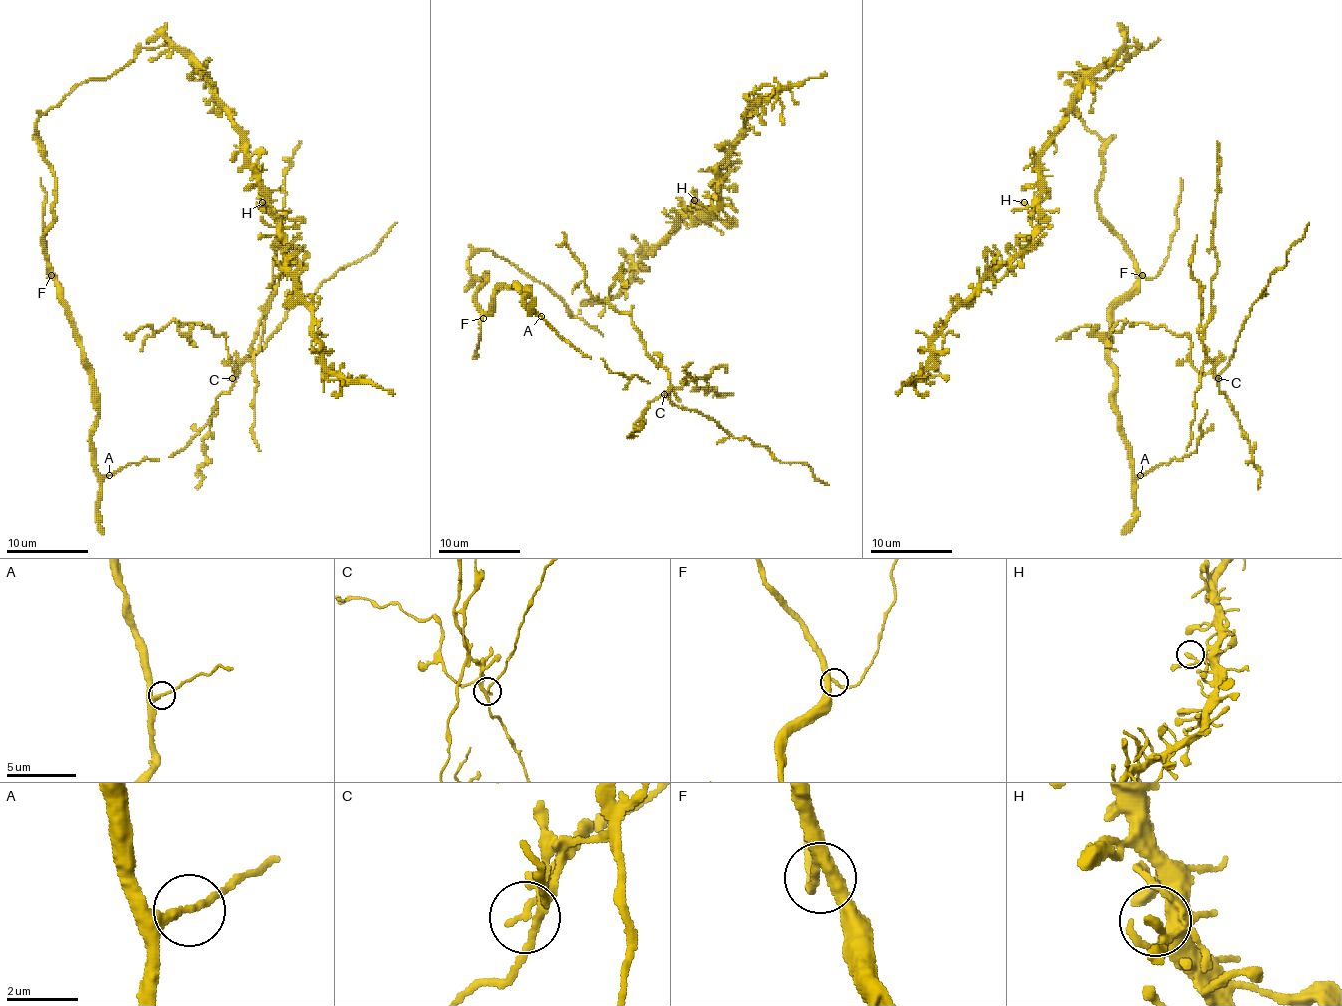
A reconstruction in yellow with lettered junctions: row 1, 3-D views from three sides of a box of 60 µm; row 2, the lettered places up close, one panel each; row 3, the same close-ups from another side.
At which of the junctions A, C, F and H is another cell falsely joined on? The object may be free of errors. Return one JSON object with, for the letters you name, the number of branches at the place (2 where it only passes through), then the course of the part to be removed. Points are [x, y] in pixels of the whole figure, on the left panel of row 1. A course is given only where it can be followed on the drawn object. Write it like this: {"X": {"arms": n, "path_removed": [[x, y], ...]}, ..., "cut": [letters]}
{"C": {"arms": 3, "path_removed": [[232, 377], [260, 343], [273, 277], [277, 229], [281, 225], [285, 198], [285, 170], [301, 141]]}, "cut": ["C"]}

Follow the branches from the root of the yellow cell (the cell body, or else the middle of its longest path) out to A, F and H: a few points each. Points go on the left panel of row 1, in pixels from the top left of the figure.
A: (55, 192), (45, 257), (89, 375), (97, 412), (91, 436), (95, 467), (110, 475)
F: (55, 192), (53, 227), (45, 235), (45, 259), (51, 275)
H: (55, 192), (36, 121), (79, 84), (116, 74), (148, 39), (167, 35), (240, 135), (262, 202)

